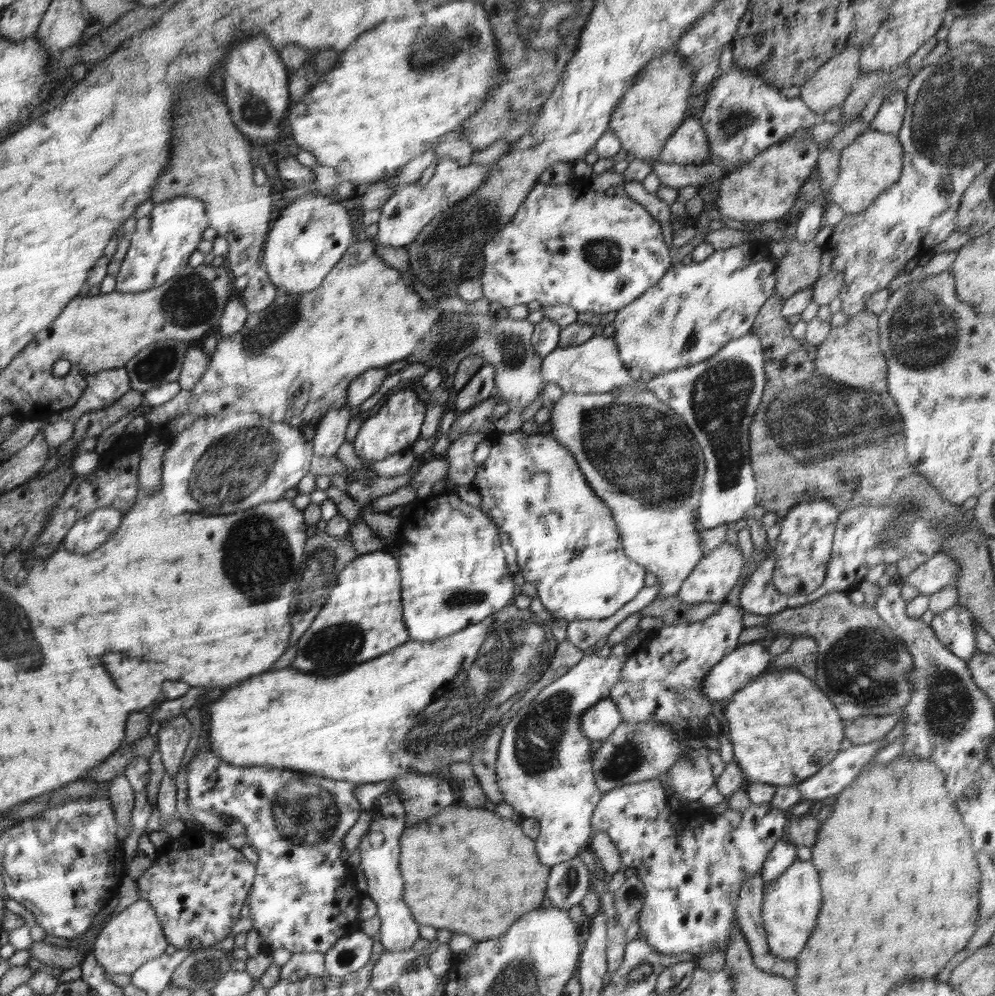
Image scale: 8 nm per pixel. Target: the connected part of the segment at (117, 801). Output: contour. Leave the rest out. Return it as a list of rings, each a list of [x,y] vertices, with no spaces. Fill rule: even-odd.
[[[125,775],[114,776],[108,781],[109,800],[113,804],[118,826],[128,828],[134,810],[134,792]]]

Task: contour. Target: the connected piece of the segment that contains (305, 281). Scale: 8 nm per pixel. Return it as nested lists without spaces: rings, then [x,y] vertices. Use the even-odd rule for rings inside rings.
[[[308,188],[306,194],[298,194],[282,210],[263,246],[262,266],[266,268],[272,286],[294,296],[302,296],[318,288],[328,272],[340,262],[348,246],[354,242],[349,214],[338,199],[333,194],[328,198],[322,194],[308,194],[312,190]]]

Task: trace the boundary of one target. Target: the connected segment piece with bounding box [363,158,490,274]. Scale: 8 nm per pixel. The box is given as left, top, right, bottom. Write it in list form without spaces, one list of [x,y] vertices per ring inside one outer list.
[[[442,159],[431,177],[427,177],[418,185],[406,185],[401,190],[396,191],[380,208],[380,217],[377,223],[367,225],[365,228],[365,237],[370,241],[375,241],[375,250],[378,257],[401,273],[408,274],[410,265],[408,264],[408,251],[406,245],[414,239],[416,235],[425,227],[434,217],[445,212],[448,207],[460,199],[466,199],[472,195],[480,183],[486,179],[490,173],[490,168],[480,164],[466,166],[458,165],[458,162],[452,159]]]

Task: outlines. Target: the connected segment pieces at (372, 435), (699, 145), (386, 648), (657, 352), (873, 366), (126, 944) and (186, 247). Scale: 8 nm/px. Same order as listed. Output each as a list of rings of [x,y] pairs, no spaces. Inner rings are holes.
[[[394,389],[375,409],[368,420],[363,421],[355,440],[352,442],[354,453],[367,462],[382,461],[387,456],[411,449],[414,442],[421,438],[427,404],[420,400],[412,389]]]
[[[696,116],[685,120],[664,142],[658,160],[662,163],[700,165],[706,163],[708,158],[710,158],[708,137],[706,137],[705,130],[702,129],[701,121]]]
[[[384,550],[358,555],[346,564],[328,596],[328,602],[314,618],[308,632],[297,640],[298,650],[290,668],[328,678],[382,656],[408,641],[409,634],[402,622],[402,588],[398,570],[395,553]]]
[[[750,240],[714,251],[703,262],[680,263],[666,271],[662,278],[634,302],[616,312],[615,340],[620,360],[627,369],[639,368],[652,376],[686,368],[714,356],[730,340],[751,332],[762,305],[775,294],[776,265],[770,260],[768,242]]]
[[[866,310],[860,311],[850,317],[844,326],[831,328],[826,339],[817,345],[813,360],[815,370],[825,378],[863,392],[887,392],[886,357],[880,349],[879,341],[878,315]]]
[[[138,899],[113,916],[102,928],[92,954],[109,976],[132,975],[142,964],[165,954],[168,945],[153,905],[147,900]]]
[[[178,196],[154,203],[153,211],[137,220],[126,258],[116,276],[115,290],[136,293],[162,286],[189,265],[191,253],[197,250],[203,231],[210,226],[206,204],[198,198]]]

